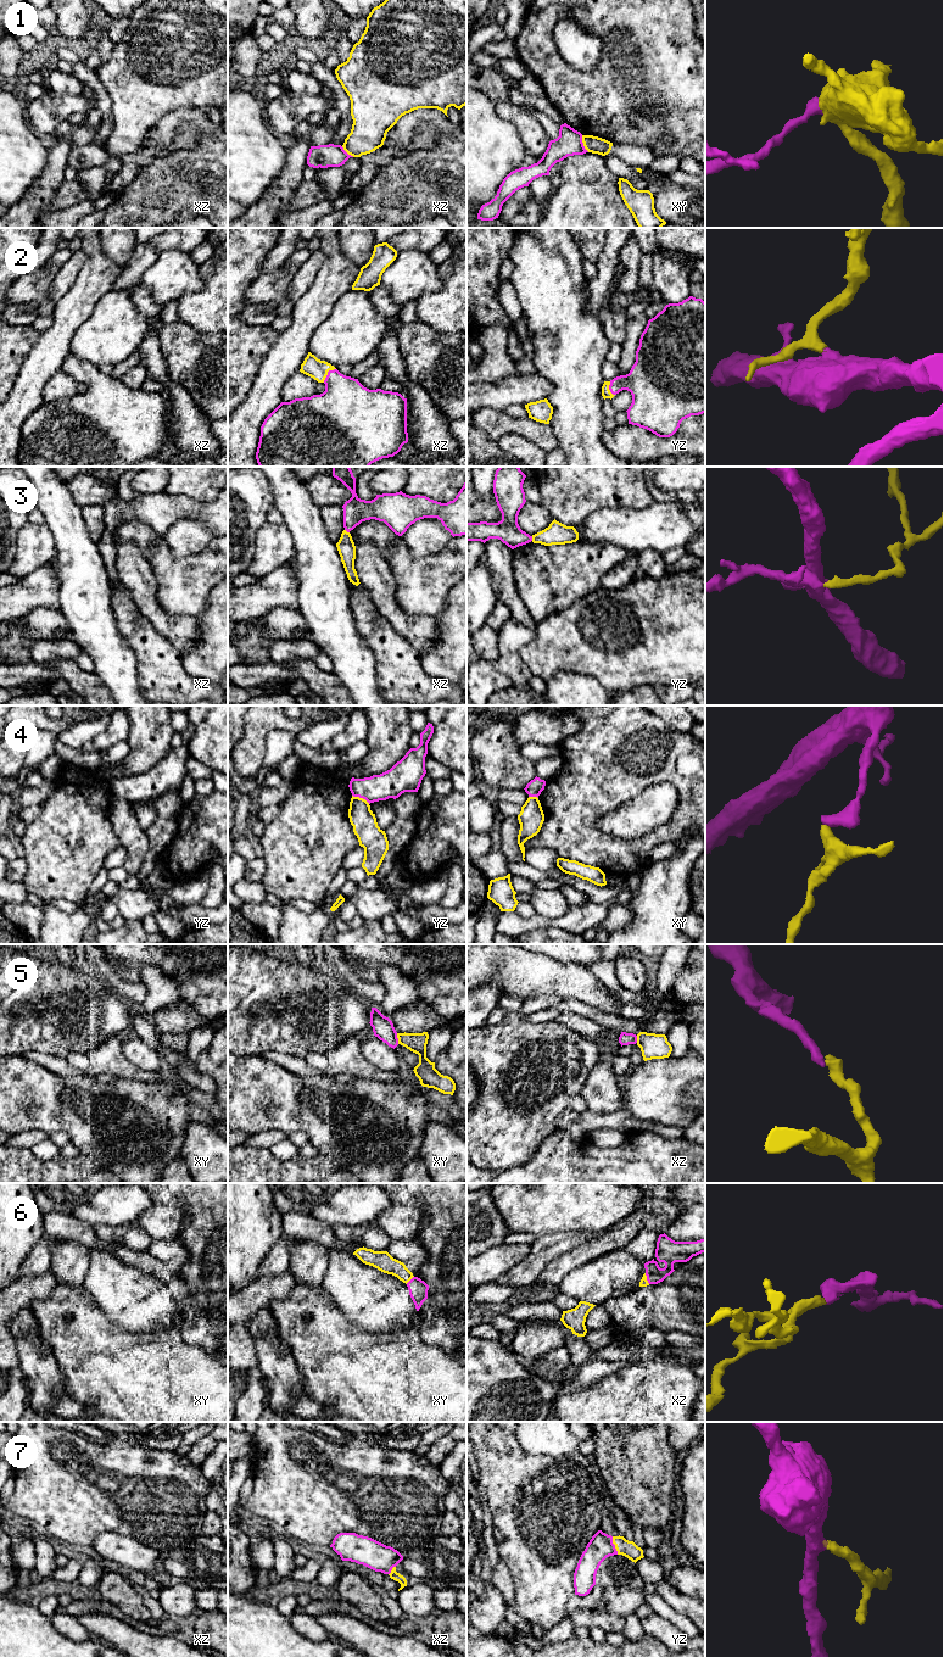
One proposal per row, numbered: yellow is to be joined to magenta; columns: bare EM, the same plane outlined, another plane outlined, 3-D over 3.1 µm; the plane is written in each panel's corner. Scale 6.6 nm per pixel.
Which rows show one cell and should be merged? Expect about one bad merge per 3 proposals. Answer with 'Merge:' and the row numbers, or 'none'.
Merge: 2, 3, 6, 7

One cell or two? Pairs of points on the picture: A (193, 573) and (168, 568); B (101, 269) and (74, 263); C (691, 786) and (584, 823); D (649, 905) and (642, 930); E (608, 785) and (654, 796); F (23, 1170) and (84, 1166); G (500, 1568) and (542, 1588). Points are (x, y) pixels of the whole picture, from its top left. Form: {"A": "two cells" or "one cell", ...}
{"A": "one cell", "B": "two cells", "C": "one cell", "D": "one cell", "E": "two cells", "F": "one cell", "G": "two cells"}

